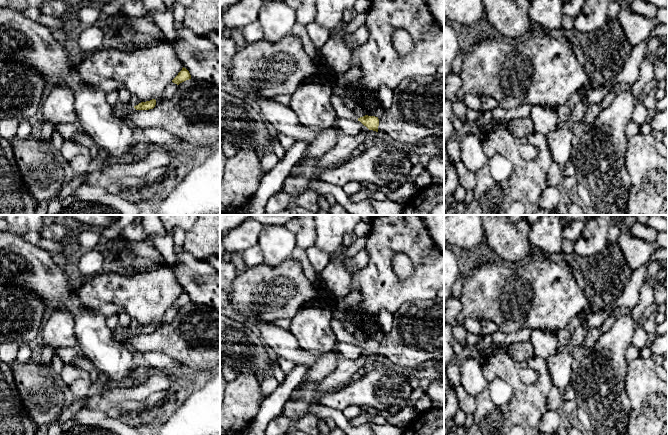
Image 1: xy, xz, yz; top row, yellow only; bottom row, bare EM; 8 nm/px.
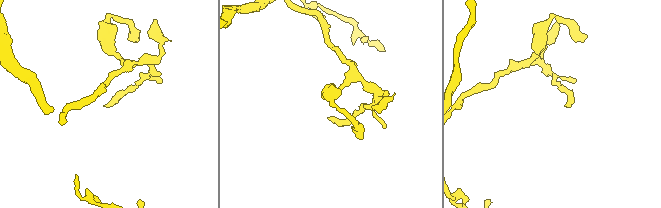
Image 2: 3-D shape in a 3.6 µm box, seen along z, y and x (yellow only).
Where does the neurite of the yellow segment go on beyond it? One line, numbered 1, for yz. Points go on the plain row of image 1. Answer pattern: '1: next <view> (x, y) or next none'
1: next none

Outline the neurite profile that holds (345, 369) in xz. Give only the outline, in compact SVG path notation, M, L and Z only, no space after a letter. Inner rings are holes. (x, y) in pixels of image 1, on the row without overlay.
M339 355L335 370L326 376L320 383L308 383L307 386L320 397L326 393L335 392L348 385L352 376L362 372L367 367L367 359L364 356L356 360L345 359Z

